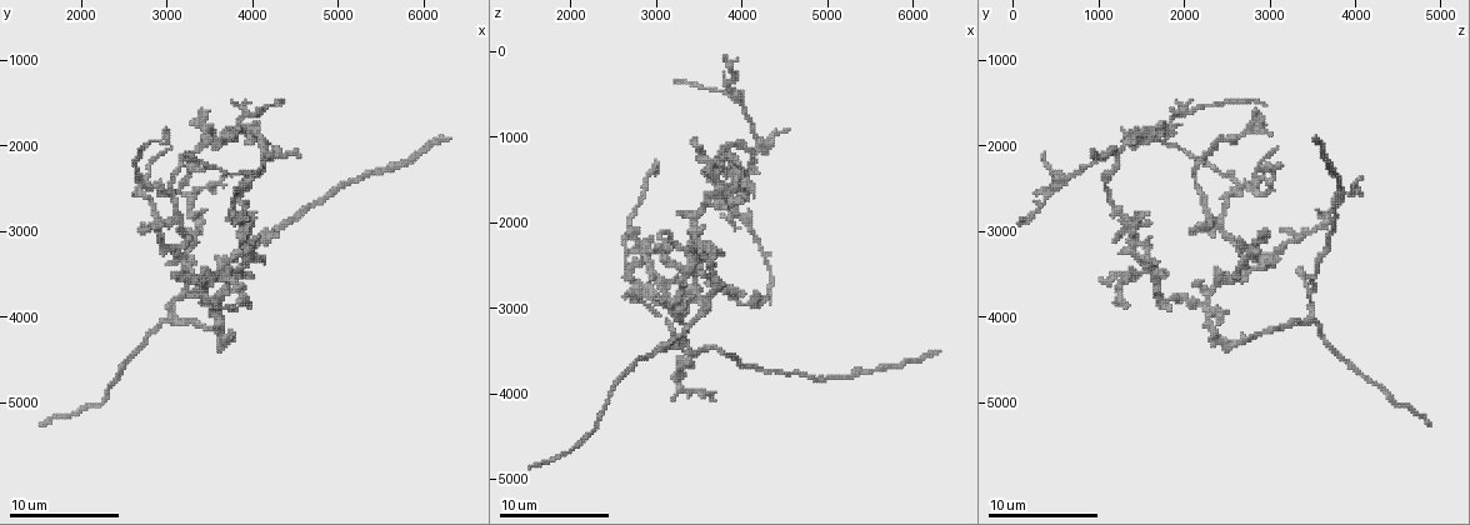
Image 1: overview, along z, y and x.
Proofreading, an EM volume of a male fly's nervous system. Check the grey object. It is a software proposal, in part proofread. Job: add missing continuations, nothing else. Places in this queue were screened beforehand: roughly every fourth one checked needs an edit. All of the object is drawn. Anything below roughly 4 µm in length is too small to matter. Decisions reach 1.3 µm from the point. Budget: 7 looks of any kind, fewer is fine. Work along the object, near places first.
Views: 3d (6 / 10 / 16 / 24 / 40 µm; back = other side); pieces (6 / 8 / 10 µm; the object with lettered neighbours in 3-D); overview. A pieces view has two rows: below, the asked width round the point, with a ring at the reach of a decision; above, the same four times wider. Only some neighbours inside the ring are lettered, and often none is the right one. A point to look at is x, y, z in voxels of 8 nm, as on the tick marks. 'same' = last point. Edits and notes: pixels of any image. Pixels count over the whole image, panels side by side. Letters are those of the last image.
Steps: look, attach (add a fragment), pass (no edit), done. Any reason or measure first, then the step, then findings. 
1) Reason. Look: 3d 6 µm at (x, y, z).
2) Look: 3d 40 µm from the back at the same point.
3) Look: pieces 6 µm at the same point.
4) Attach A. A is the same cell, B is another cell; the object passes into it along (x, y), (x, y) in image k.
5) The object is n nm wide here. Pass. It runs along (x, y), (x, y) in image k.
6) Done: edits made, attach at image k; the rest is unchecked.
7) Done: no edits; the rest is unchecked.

Look: pieces 8 µm at (1500, 5250, 4850).

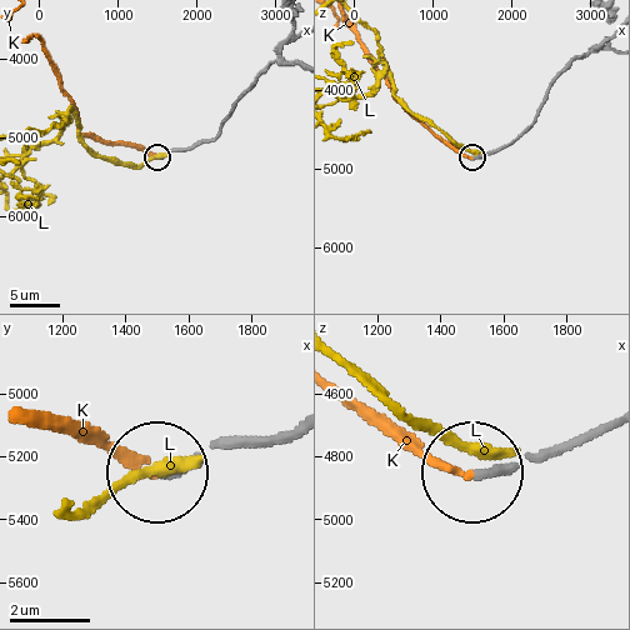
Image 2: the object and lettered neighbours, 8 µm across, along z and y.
Attach K. K is the same cell, L is another cell; the object passes into it along (585, 431), (456, 473), (336, 401) in image 2; the cell continues.

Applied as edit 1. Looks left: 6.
End of a long branch. Look: pieces 8 µm at (3550, 1850, 3000).

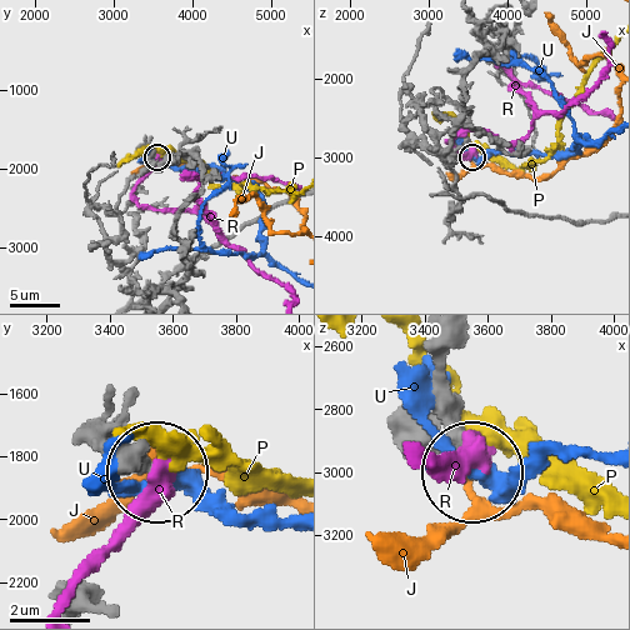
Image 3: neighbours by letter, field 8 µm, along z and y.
Pass. J, P, R and U are other cells; none of them fits.

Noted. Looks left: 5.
Branch stops here. Look: 3d 6 µm at (6250, 1950, 3550).

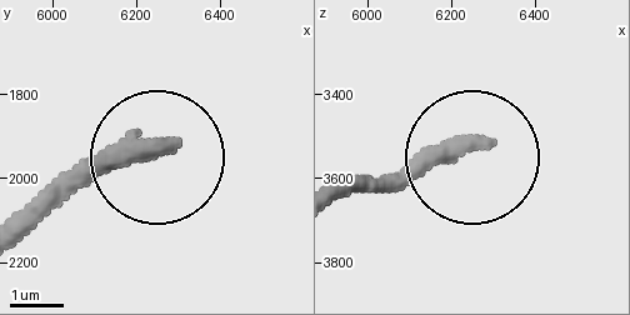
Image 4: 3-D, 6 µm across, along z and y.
What lies round it. Look: pieces 6 µm at (6285, 1925, 3515).

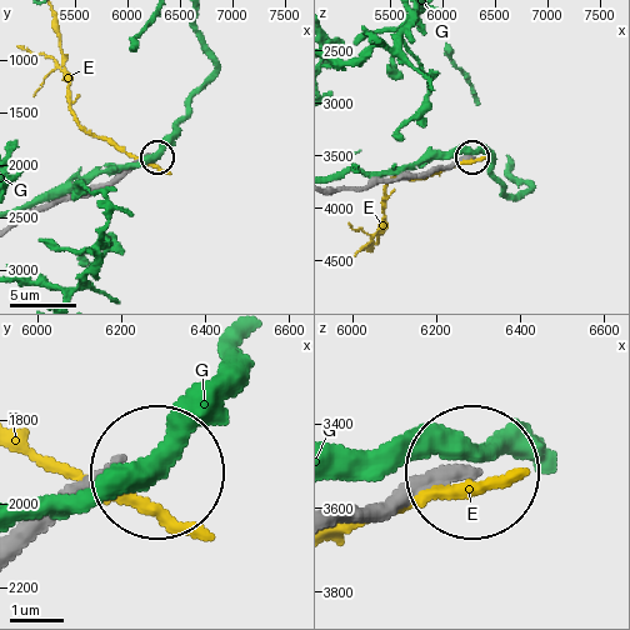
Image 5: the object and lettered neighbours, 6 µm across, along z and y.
The object is 260 nm wide here. Pass. E and G are other cells; none of them fits.

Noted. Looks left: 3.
Done: edits made, attach at image 2; the rest is unchecked.

